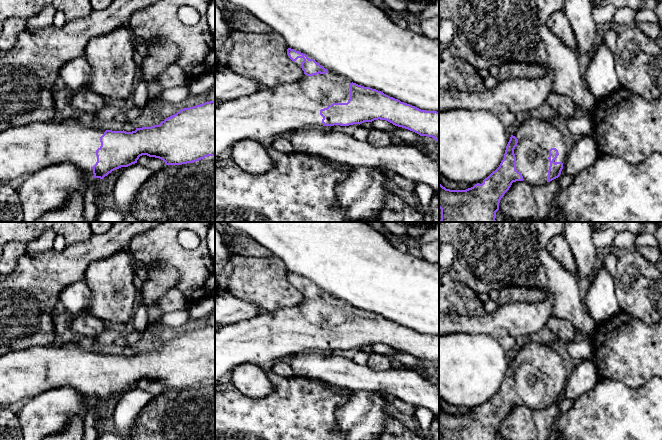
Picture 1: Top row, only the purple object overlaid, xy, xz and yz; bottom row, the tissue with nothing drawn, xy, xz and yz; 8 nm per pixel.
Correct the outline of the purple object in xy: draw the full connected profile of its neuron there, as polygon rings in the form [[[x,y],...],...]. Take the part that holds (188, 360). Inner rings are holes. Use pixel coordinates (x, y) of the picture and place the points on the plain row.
[[[215,324],[181,333],[159,349],[132,356],[95,353],[70,344],[10,351],[0,356],[0,407],[60,387],[71,387],[90,402],[103,403],[116,393],[137,387],[142,379],[159,382],[166,389],[193,387],[215,380]]]

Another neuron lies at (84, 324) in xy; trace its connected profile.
[[[86,313],[75,315],[69,325],[70,329],[80,337],[85,336],[95,340],[97,340],[109,326],[102,319],[98,319]]]

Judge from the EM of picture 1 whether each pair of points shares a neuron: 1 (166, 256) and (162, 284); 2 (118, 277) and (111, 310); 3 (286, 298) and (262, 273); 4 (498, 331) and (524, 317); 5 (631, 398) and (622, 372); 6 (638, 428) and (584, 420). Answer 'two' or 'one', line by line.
1: two
2: one
3: one
4: one
5: two
6: one

